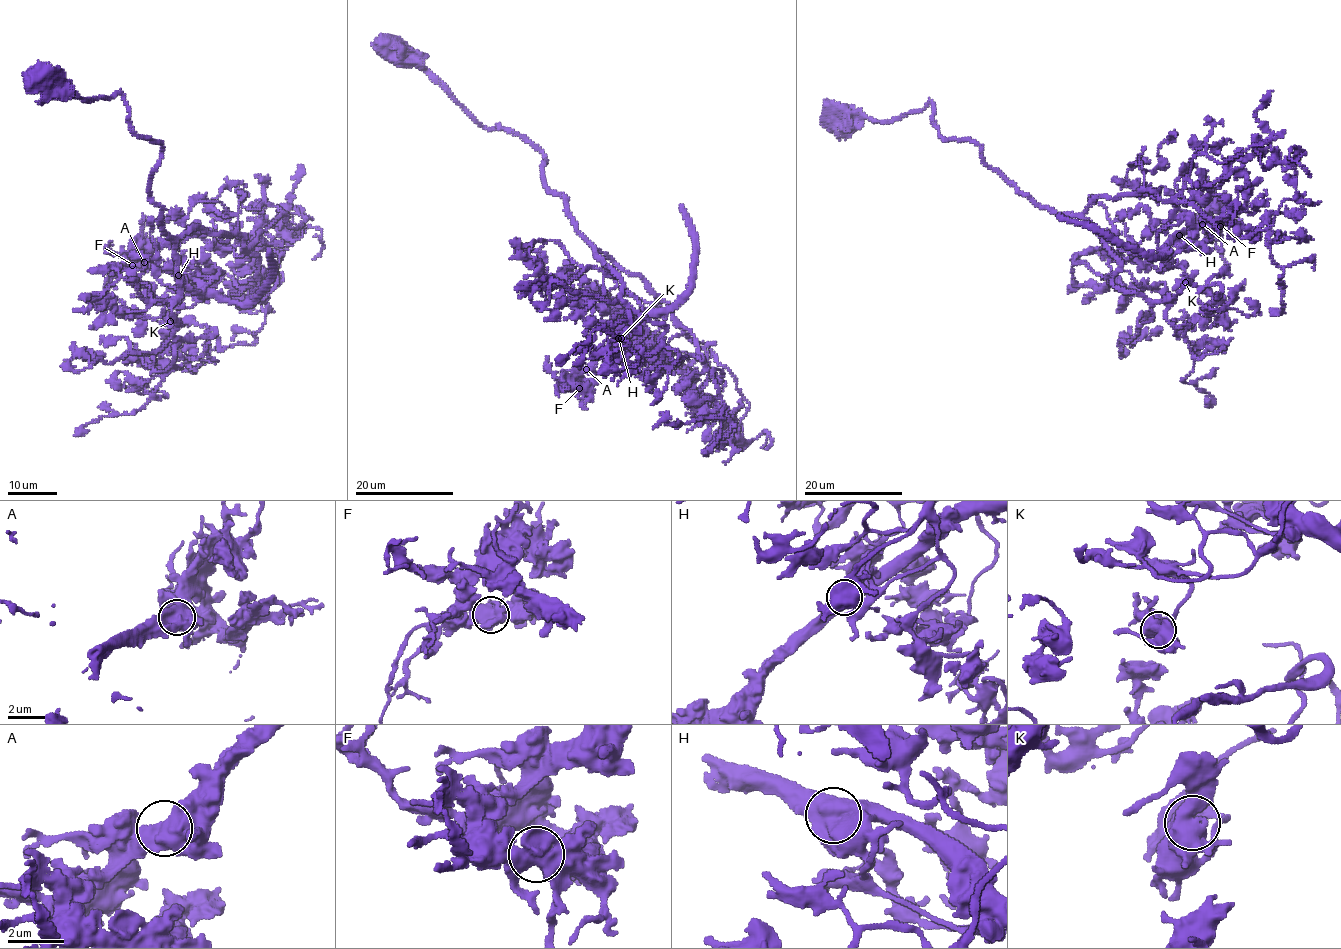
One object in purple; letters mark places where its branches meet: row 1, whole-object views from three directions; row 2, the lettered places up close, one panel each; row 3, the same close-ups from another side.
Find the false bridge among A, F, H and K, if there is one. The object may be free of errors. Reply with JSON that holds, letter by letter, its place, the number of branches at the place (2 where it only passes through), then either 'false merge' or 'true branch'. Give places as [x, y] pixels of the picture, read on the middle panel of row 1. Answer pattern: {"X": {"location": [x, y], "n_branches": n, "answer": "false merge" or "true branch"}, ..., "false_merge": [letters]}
{"A": {"location": [586, 369], "n_branches": 2, "answer": "true branch"}, "F": {"location": [579, 388], "n_branches": 2, "answer": "true branch"}, "H": {"location": [618, 338], "n_branches": 2, "answer": "false merge"}, "K": {"location": [621, 338], "n_branches": 2, "answer": "true branch"}, "false_merge": ["H"]}

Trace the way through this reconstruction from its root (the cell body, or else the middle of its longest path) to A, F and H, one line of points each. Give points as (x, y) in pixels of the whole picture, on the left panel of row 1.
A: (39, 81), (90, 101), (119, 93), (137, 134), (162, 145), (149, 191), (183, 283), (202, 297), (144, 262)
F: (39, 81), (119, 93), (137, 134), (162, 145), (149, 191), (202, 297), (132, 265)
H: (39, 81), (90, 101), (119, 93), (137, 134), (160, 142), (149, 191), (183, 283), (201, 299), (178, 275)

